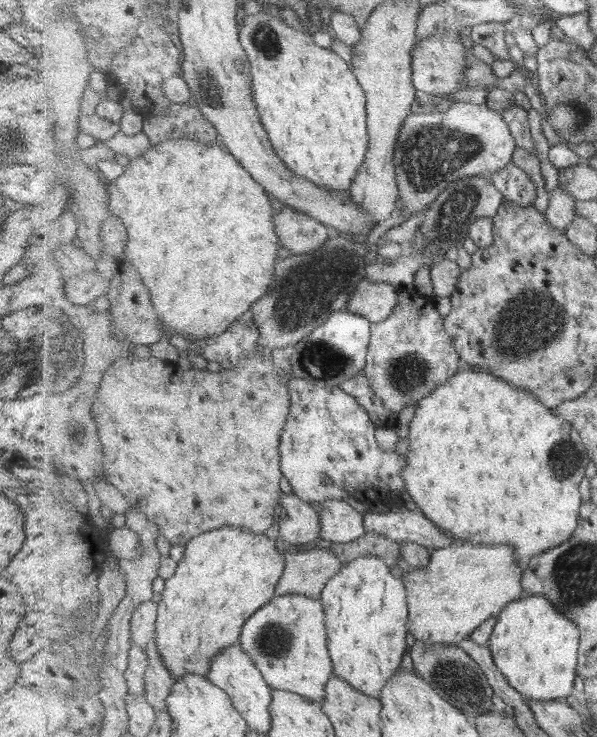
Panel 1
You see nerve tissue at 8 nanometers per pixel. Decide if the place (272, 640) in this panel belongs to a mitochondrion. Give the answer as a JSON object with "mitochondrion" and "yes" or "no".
{"mitochondrion":"yes"}

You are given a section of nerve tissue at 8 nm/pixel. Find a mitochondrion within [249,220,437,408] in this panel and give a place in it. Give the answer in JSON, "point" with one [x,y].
{"point":[403,374]}

